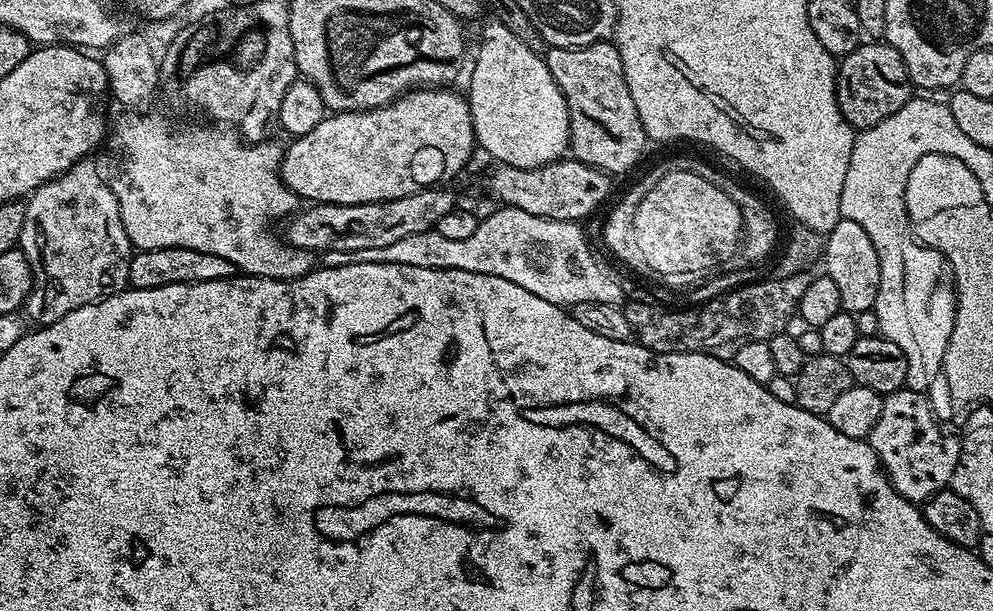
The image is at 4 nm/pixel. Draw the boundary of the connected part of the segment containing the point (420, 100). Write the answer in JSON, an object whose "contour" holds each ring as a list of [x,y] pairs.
{"contour":[[[425,86],[422,88],[415,89],[410,92],[404,93],[403,96],[399,96],[397,100],[392,100],[386,106],[381,108],[367,108],[365,112],[338,112],[335,114],[325,115],[325,118],[322,122],[318,122],[318,126],[314,126],[314,130],[310,130],[310,134],[305,136],[295,137],[291,141],[292,145],[289,148],[285,147],[282,152],[282,159],[280,161],[280,179],[284,181],[284,185],[287,186],[291,192],[296,193],[297,197],[304,202],[315,202],[318,204],[365,204],[366,202],[378,202],[379,200],[393,200],[394,198],[402,198],[406,194],[414,194],[417,188],[431,188],[433,186],[443,185],[445,182],[448,182],[448,179],[451,176],[456,176],[460,171],[464,172],[468,167],[468,162],[471,158],[472,149],[477,146],[476,135],[474,134],[474,126],[472,125],[472,115],[470,114],[470,106],[468,105],[467,99],[463,95],[460,96],[456,92],[447,92],[449,89],[444,86]]]}

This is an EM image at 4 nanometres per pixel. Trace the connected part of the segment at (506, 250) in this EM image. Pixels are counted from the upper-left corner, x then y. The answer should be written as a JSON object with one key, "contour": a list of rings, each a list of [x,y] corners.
{"contour":[[[500,206],[497,209],[497,212],[490,213],[488,217],[485,215],[481,219],[478,230],[474,230],[470,238],[442,238],[442,234],[434,230],[410,234],[406,238],[401,238],[399,242],[374,250],[323,253],[322,264],[326,268],[334,268],[338,264],[382,262],[397,264],[399,268],[422,266],[426,270],[470,270],[474,274],[490,274],[494,278],[506,278],[506,282],[514,282],[514,286],[522,286],[522,290],[530,290],[530,294],[538,294],[538,298],[546,298],[546,302],[561,306],[571,306],[578,302],[606,302],[619,305],[625,299],[623,286],[606,269],[600,268],[595,254],[592,253],[595,252],[593,245],[589,244],[585,229],[579,223],[570,220],[551,220],[545,216],[526,214],[526,210],[507,206]]]}

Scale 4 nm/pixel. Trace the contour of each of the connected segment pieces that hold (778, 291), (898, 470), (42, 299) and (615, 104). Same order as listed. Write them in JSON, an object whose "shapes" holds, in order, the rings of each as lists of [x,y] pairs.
{"shapes":[[[[799,272],[781,280],[769,278],[760,280],[757,284],[732,288],[705,304],[694,305],[693,308],[663,308],[660,304],[629,299],[622,309],[635,343],[646,346],[649,353],[707,352],[710,356],[717,356],[719,360],[731,361],[738,346],[746,346],[746,342],[768,341],[789,327],[792,316],[794,320],[797,315],[800,299],[808,282],[809,277]]],[[[901,390],[884,396],[878,426],[874,426],[870,443],[880,459],[880,467],[888,475],[894,490],[913,502],[927,502],[937,492],[945,491],[960,457],[960,436],[944,436],[936,416],[925,397],[918,392]]],[[[85,158],[70,166],[61,176],[53,176],[47,180],[43,186],[37,188],[35,192],[27,197],[24,205],[24,225],[20,231],[19,247],[26,254],[26,258],[32,263],[32,290],[28,294],[26,301],[26,316],[29,321],[37,320],[37,325],[53,324],[58,322],[70,310],[78,310],[78,306],[92,304],[95,300],[102,300],[105,296],[113,296],[119,292],[125,291],[129,287],[128,275],[130,274],[130,262],[134,255],[134,249],[126,230],[122,226],[122,218],[118,214],[118,198],[114,198],[111,183],[100,173],[98,165],[92,161],[92,158]]],[[[615,43],[587,44],[581,48],[549,47],[546,59],[568,107],[571,155],[609,174],[630,171],[644,152],[646,137],[638,110],[634,110],[634,98],[630,98],[630,86],[626,86],[622,58]]]]}

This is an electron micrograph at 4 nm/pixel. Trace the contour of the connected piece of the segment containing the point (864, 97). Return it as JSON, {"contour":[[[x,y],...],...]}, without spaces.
{"contour":[[[861,42],[856,45],[854,51],[839,61],[836,74],[836,101],[840,113],[853,129],[863,130],[882,122],[882,118],[894,114],[894,110],[902,110],[902,106],[906,106],[906,102],[913,99],[913,96],[914,85],[908,77],[906,62],[902,54],[898,54],[898,50],[894,50],[894,46],[890,46],[887,42]]]}

